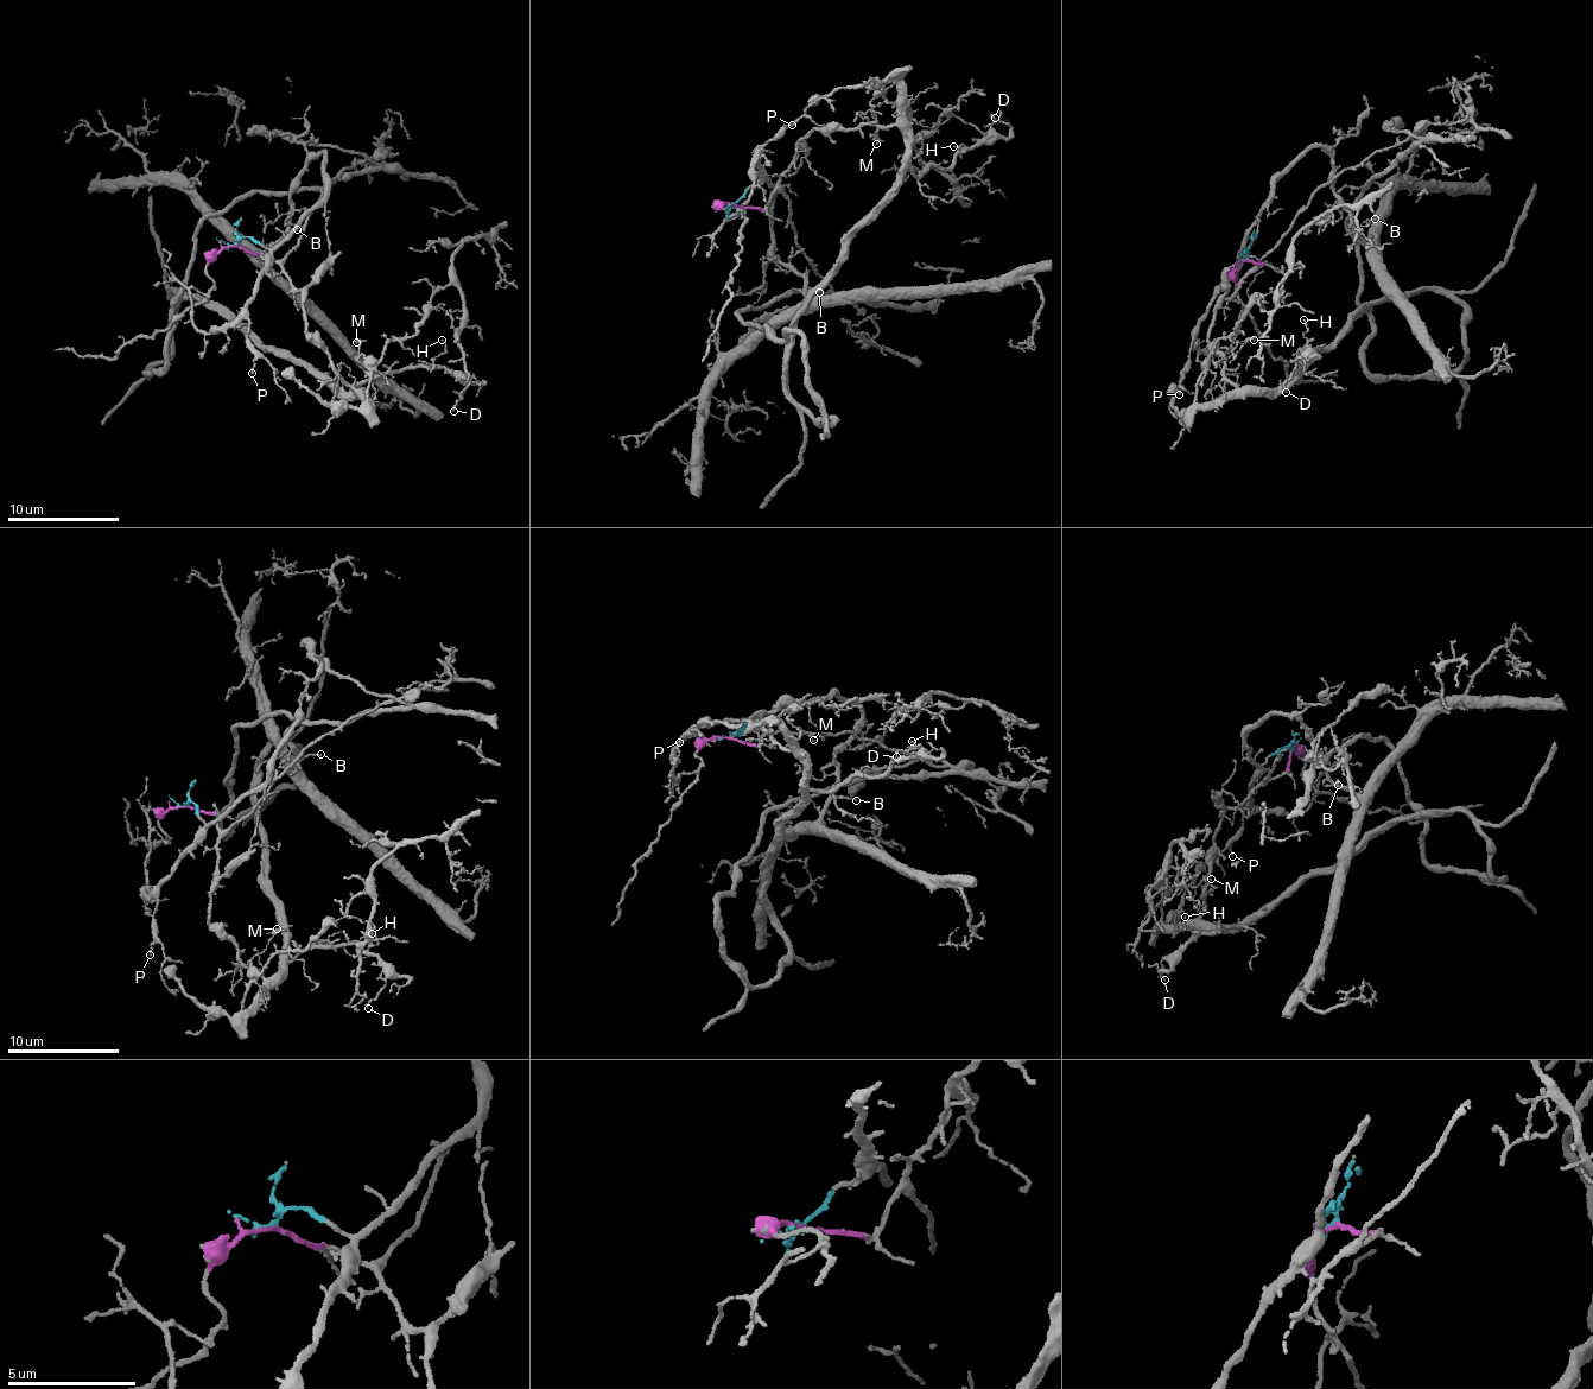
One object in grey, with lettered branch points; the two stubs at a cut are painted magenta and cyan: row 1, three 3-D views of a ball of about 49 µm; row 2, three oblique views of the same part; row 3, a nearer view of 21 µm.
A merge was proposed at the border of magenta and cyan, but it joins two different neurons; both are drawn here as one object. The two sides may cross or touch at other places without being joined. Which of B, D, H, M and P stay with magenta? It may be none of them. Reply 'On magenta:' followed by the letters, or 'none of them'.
On magenta: D, H, M

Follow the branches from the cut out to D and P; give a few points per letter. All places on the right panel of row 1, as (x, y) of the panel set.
D: (1244, 261), (1263, 265), (1219, 302), (1208, 340), (1239, 388), (1280, 389), (1312, 351), (1306, 347), (1286, 392)
P: (1244, 261), (1244, 251), (1238, 261), (1238, 272), (1222, 287), (1206, 319), (1194, 328), (1180, 394)

